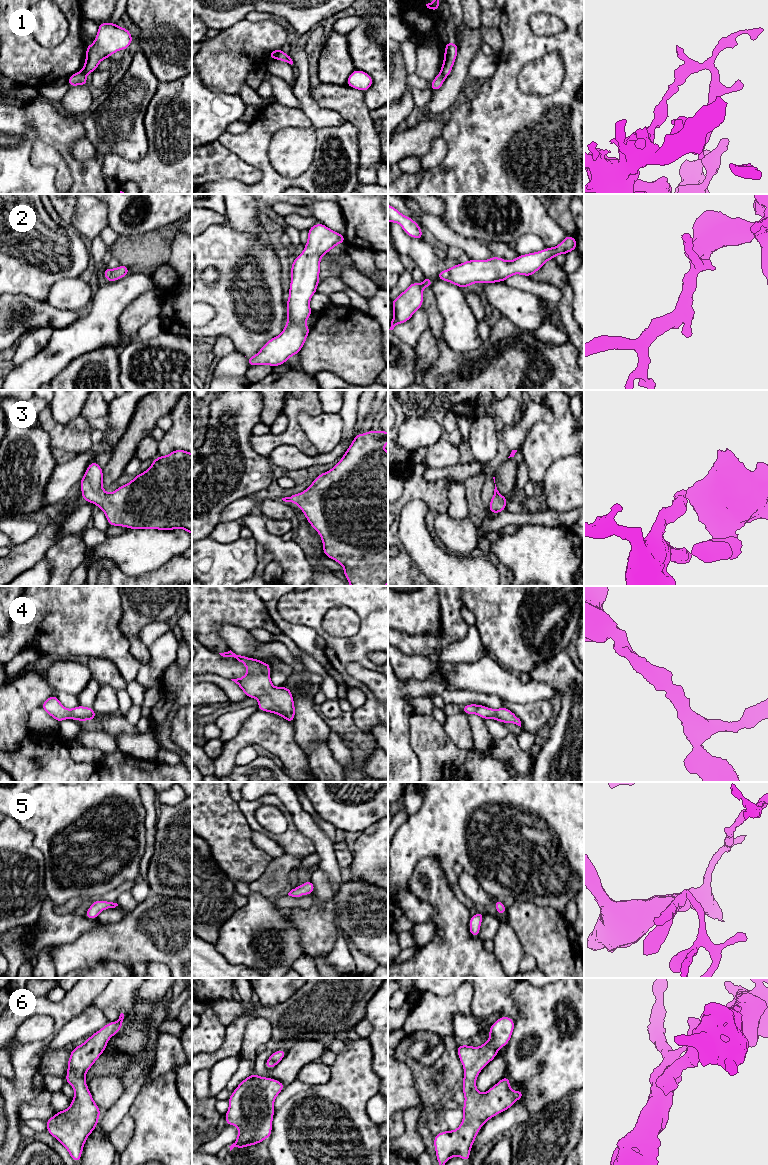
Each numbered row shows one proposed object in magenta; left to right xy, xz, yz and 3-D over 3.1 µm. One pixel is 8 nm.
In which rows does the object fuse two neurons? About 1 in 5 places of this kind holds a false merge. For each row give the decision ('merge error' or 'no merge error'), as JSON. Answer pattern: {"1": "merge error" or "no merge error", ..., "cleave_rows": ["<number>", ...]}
{"1": "merge error", "2": "no merge error", "3": "no merge error", "4": "no merge error", "5": "no merge error", "6": "no merge error", "cleave_rows": ["1"]}

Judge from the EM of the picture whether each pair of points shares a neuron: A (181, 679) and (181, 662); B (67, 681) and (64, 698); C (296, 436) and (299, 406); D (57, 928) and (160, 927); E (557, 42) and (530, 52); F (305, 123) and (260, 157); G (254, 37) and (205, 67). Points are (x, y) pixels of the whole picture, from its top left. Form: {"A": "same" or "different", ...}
{"A": "different", "B": "different", "C": "same", "D": "different", "E": "same", "F": "same", "G": "same"}

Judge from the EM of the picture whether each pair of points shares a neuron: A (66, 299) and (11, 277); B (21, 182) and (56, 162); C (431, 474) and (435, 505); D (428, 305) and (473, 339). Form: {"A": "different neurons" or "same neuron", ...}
{"A": "different neurons", "B": "different neurons", "C": "different neurons", "D": "different neurons"}

